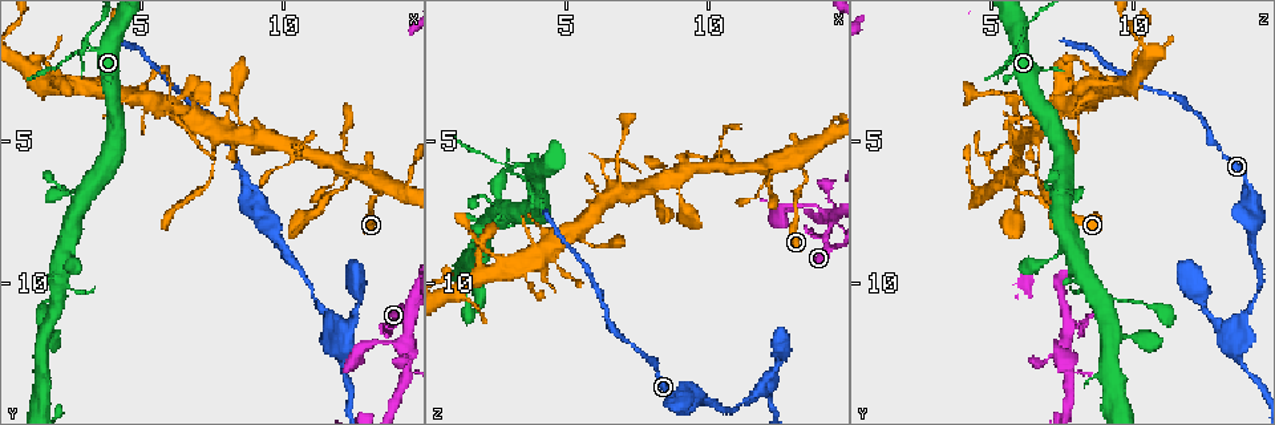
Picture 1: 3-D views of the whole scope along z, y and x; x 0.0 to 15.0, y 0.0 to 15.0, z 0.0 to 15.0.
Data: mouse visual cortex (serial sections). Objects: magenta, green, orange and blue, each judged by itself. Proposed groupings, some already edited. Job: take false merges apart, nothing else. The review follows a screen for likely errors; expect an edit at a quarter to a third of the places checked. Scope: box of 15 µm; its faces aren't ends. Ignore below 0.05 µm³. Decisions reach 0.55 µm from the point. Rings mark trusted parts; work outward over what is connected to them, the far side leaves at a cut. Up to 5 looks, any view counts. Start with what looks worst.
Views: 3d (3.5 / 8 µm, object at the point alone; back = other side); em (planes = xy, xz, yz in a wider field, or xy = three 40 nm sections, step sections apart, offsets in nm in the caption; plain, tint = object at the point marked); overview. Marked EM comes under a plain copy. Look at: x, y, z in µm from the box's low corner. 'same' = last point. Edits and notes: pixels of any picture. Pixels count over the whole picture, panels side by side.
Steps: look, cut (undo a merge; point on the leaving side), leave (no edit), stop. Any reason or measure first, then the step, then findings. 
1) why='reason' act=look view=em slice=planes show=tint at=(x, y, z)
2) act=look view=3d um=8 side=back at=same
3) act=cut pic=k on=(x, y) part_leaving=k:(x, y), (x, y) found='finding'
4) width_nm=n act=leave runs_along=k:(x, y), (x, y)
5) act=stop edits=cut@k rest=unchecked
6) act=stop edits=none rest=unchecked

why='sharp bend' act=look view=3d um=8 at=(2.9, 1.5, 6.0)

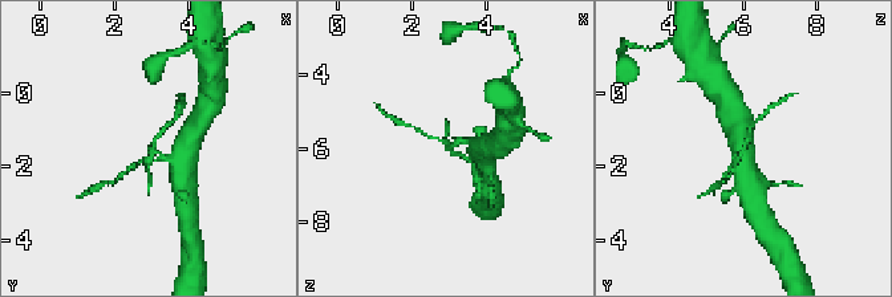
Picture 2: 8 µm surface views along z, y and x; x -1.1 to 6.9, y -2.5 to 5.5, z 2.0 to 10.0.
why='now the EM' act=look view=em slice=xy step=2 show=tint at=(3.1, 1.5, 6.0)

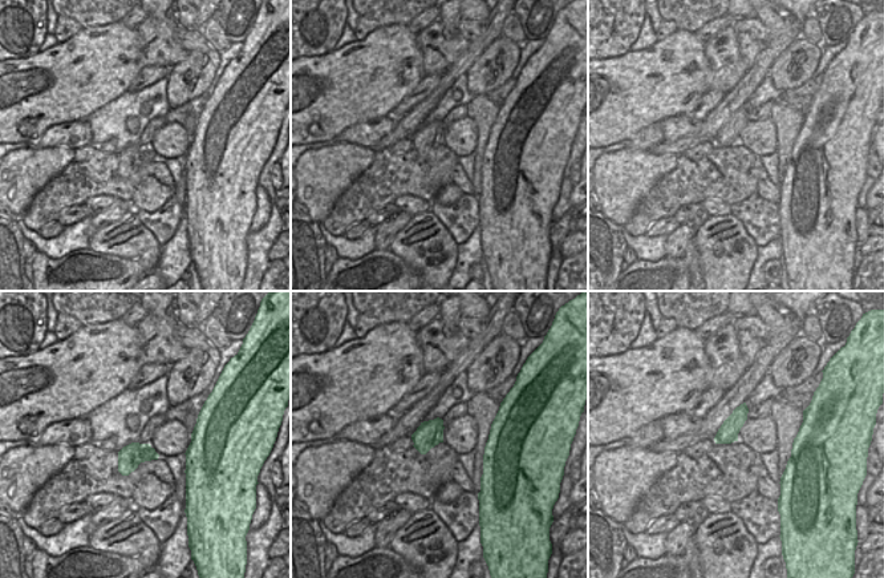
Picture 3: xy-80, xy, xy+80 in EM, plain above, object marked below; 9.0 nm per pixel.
width_nm=240 act=cut pic=2 on=(145, 159) part_leaving=2:(165, 158), (154, 154), (120, 175) found='two cells meet here'

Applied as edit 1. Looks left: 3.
why='three arms meet' act=look view=3d um=8 at=(12.0, 11.8, 13.4)

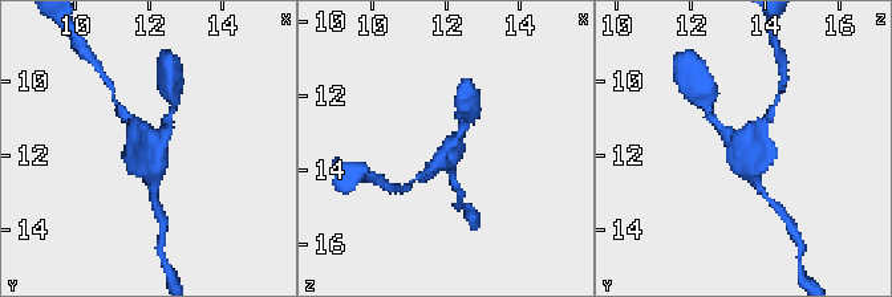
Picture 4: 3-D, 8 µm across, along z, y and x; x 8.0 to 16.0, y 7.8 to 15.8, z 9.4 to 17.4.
why='zoom in' act=look view=3d um=3.5 at=(12.1, 11.8, 13.4)

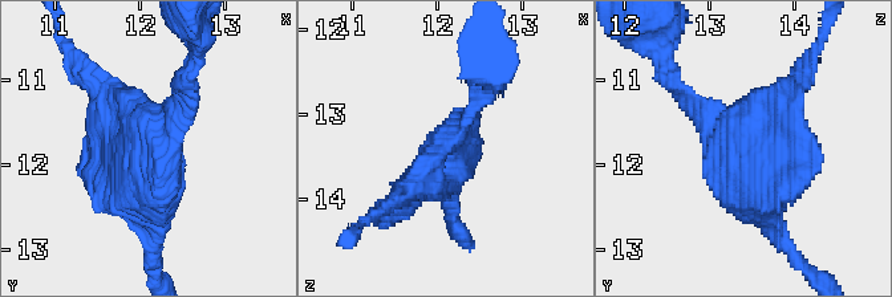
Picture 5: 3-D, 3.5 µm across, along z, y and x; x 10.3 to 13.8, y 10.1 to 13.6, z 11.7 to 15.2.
act=look view=em slice=xy step=1 show=tint at=(12.10, 11.85, 13.40)

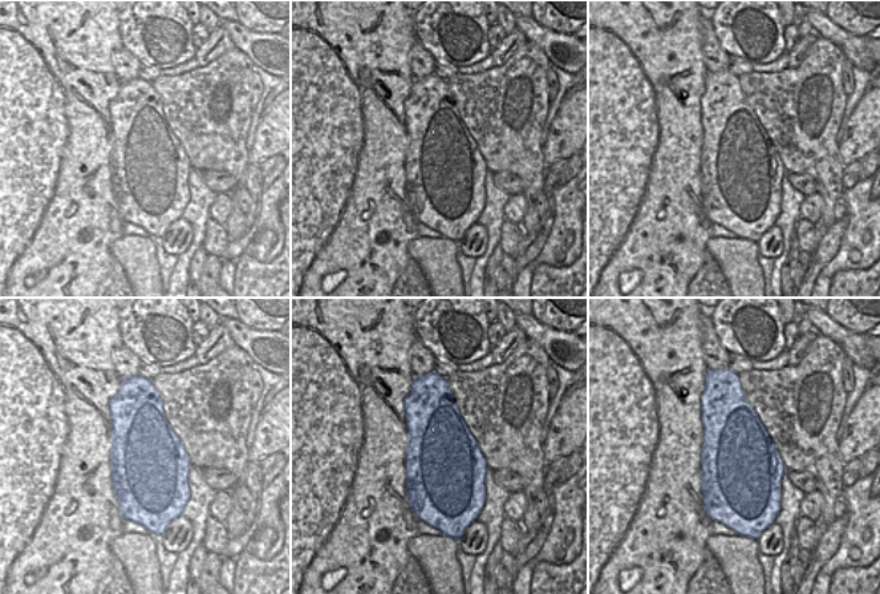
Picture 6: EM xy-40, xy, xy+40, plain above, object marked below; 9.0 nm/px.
act=leave runs_along=5:(398, 204), (436, 174), (467, 119) found='all the same cell'

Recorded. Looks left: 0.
act=stop edits=cut@2 rest=unchecked

